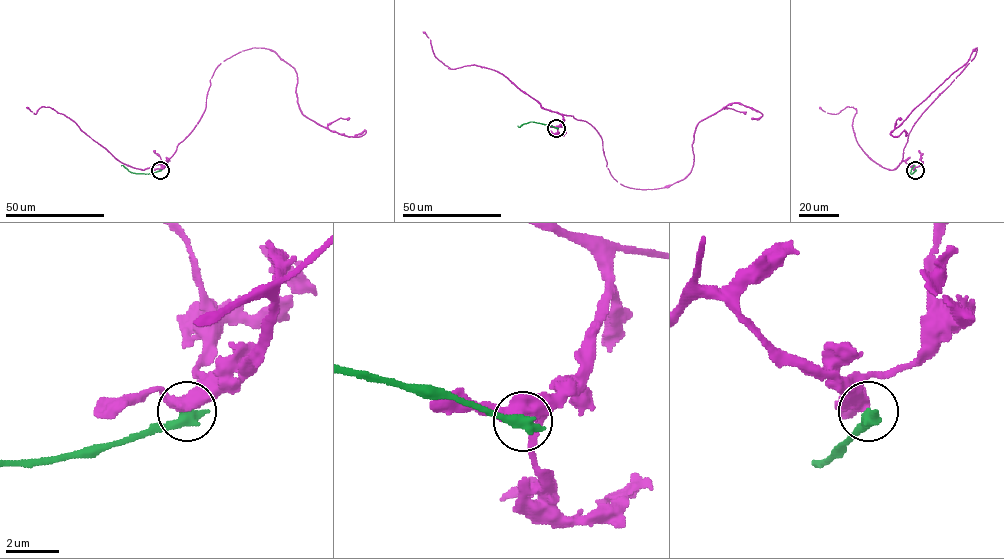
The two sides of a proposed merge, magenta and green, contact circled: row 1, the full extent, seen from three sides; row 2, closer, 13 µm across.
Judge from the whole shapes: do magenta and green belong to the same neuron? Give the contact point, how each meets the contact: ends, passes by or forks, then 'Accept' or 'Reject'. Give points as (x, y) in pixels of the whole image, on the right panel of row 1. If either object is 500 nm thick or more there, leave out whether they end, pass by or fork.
Place: (915, 170). Reject

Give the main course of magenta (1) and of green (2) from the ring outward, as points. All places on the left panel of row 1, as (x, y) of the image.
1: (160, 170), (205, 110), (215, 69), (253, 47), (294, 68), (305, 116), (346, 136), (365, 130), (354, 136)
2: (160, 170), (135, 173), (121, 165)

